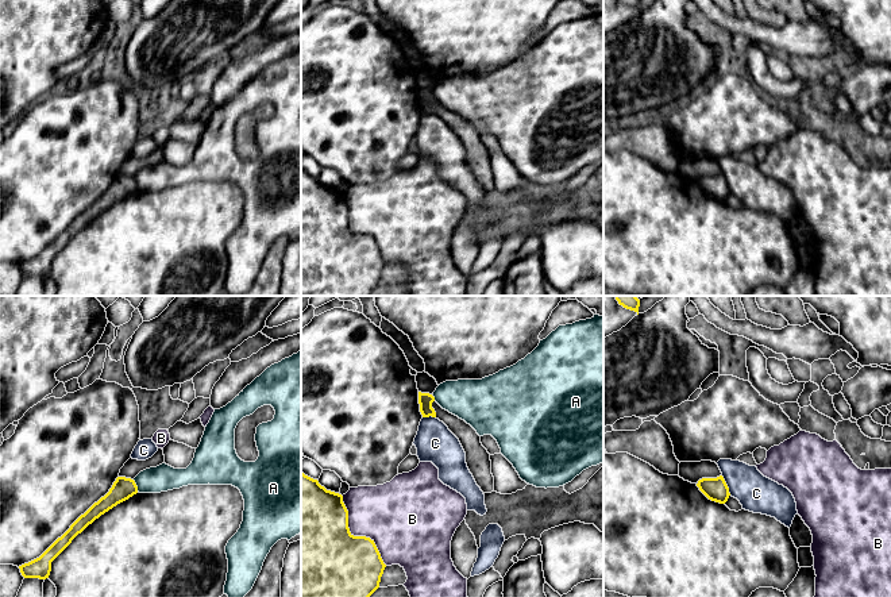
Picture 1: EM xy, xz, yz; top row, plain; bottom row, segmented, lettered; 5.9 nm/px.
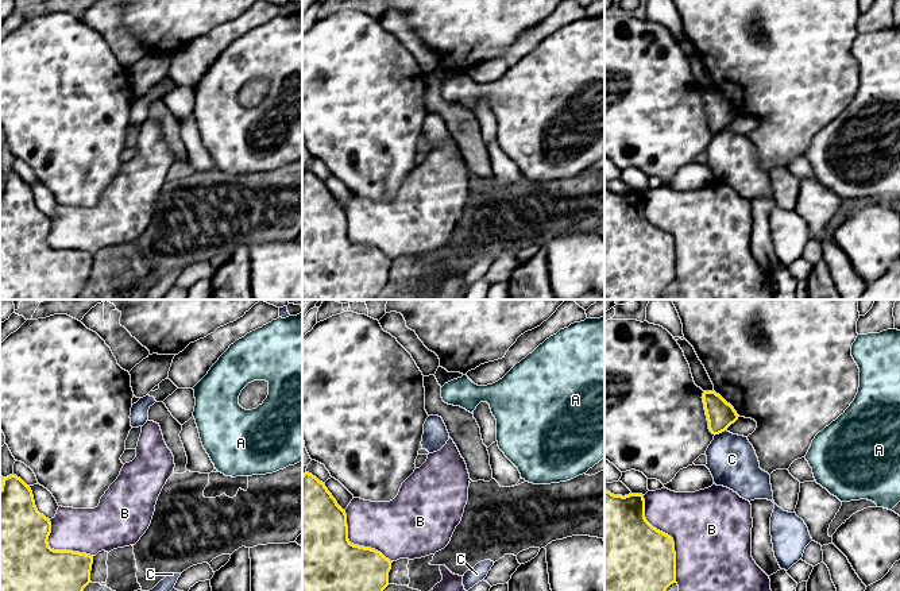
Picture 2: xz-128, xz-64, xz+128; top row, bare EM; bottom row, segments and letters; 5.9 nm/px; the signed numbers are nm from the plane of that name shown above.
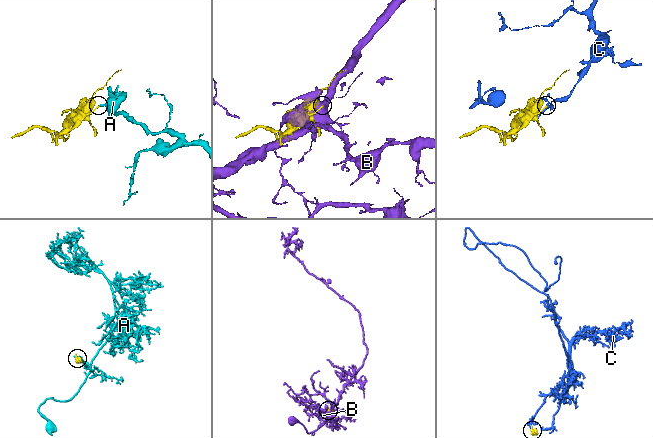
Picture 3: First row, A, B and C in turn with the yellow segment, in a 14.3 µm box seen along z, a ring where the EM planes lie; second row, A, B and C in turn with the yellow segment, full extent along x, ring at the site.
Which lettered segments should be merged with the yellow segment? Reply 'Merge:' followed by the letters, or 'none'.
Merge: none

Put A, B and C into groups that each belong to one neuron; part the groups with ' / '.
A / B / C

